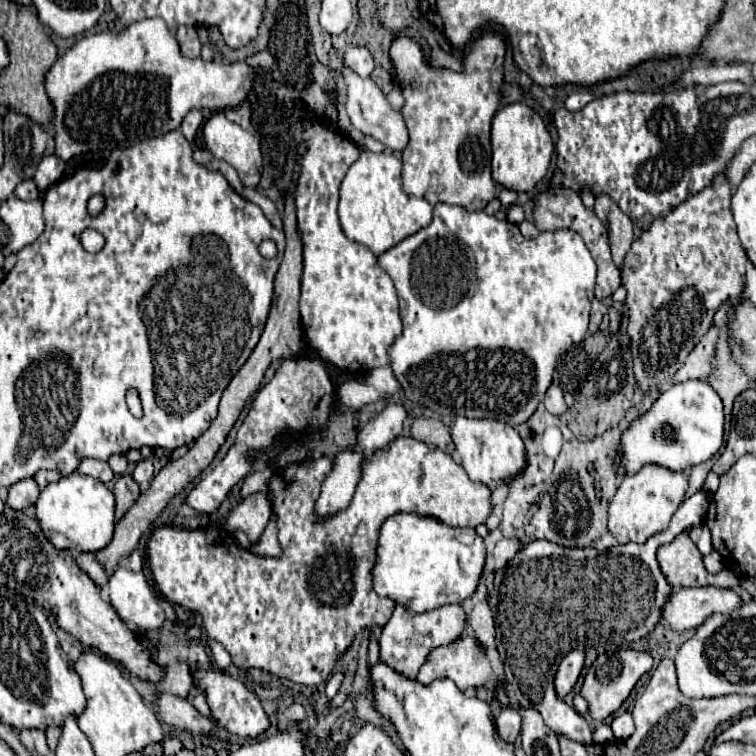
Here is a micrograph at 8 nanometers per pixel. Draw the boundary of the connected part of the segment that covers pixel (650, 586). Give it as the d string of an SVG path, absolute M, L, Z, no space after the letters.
M696 491L684 503L678 507L676 515L672 517L672 523L666 531L650 537L644 545L628 543L628 545L616 545L606 551L586 549L582 553L582 547L558 547L550 541L532 541L528 543L504 569L502 585L498 589L498 603L494 607L494 619L498 633L502 635L500 653L504 661L506 681L510 683L510 691L516 695L518 703L522 707L534 707L544 723L556 731L566 735L572 741L578 743L592 743L592 729L590 725L574 711L574 707L566 705L554 691L554 675L556 665L574 649L582 649L584 641L608 641L614 645L632 643L638 639L648 637L654 633L656 625L662 621L662 607L672 593L672 585L662 575L660 565L656 561L656 547L670 543L678 533L682 533L688 527L700 525L704 521L708 507L708 495L704 491Z

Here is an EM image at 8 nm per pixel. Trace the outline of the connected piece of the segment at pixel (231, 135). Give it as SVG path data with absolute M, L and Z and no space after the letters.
M214 113L204 125L202 135L214 157L230 163L246 187L256 187L262 177L262 153L258 139L244 127L228 121L224 113Z

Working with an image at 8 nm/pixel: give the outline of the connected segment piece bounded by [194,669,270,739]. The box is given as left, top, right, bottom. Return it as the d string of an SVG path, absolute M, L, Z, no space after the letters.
M200 669L194 673L196 685L206 693L212 717L232 735L244 737L244 739L256 739L260 737L268 727L270 727L270 719L264 711L264 707L260 705L258 697L238 679L234 679L228 673L222 673L218 669Z

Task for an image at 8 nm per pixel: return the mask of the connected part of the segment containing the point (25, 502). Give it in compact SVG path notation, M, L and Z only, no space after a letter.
M22 479L18 483L14 483L12 487L8 487L8 507L12 509L26 509L30 505L36 503L40 495L40 489L36 485L34 479Z

